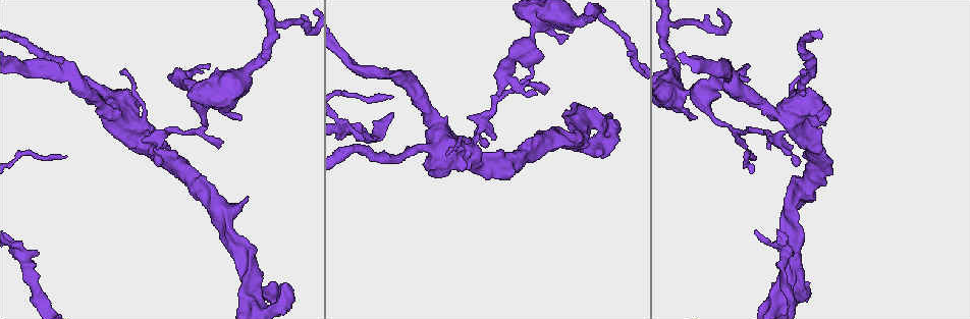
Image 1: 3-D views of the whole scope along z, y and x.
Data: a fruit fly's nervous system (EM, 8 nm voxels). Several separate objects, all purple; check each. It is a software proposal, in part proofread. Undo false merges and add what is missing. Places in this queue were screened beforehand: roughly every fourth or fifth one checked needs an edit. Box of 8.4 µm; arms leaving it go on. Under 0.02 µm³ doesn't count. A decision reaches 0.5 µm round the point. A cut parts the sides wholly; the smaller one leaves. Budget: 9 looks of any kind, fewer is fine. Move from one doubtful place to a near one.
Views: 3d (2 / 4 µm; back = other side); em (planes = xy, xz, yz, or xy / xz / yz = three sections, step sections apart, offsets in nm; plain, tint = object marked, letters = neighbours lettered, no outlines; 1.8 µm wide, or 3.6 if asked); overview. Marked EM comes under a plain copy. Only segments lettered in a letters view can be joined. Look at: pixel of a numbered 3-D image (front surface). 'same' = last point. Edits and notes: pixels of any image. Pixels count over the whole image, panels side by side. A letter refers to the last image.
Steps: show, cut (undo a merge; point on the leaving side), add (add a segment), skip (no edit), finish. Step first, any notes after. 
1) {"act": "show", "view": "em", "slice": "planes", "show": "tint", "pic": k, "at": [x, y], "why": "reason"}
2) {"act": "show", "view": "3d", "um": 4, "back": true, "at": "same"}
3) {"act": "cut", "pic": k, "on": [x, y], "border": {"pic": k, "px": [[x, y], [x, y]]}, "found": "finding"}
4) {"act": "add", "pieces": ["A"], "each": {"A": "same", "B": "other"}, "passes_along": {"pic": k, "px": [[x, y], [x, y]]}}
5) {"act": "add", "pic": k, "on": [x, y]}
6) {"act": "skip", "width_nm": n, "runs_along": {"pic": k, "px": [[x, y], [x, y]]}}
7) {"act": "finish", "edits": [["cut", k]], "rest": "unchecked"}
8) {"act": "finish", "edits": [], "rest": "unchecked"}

{"act": "show", "view": "3d", "um": 2, "pic": 1, "at": [508, 77], "why": "calibre changes"}

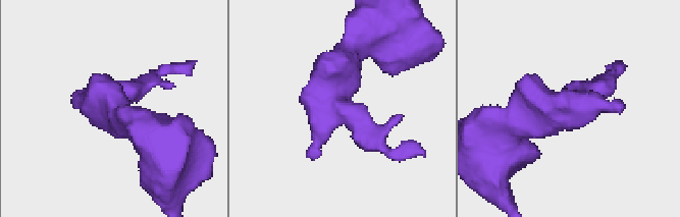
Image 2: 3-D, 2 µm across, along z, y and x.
{"act": "show", "view": "em", "slice": "planes", "show": "letters", "pic": 2, "at": [336, 109], "why": "need the tissue"}

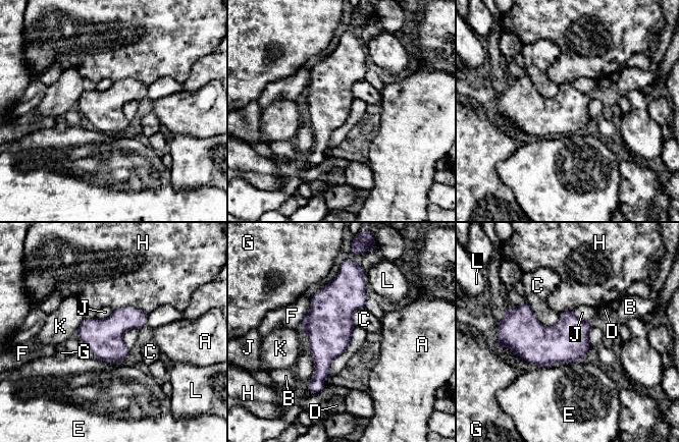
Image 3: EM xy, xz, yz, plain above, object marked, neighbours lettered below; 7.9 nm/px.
{"act": "skip", "width_nm": 280, "each": {"A": "other", "B": "other", "C": "other", "D": "other", "E": "other", "F": "other", "G": "other", "H": "other", "J": "other", "K": "other", "L": "other"}, "border": {"pic": 3, "px": [[526, 300], [543, 325], [557, 322]]}, "found": "one neuron here"}

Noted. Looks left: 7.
{"act": "show", "view": "3d", "um": 4, "pic": 1, "at": [571, 141], "why": "an open end"}

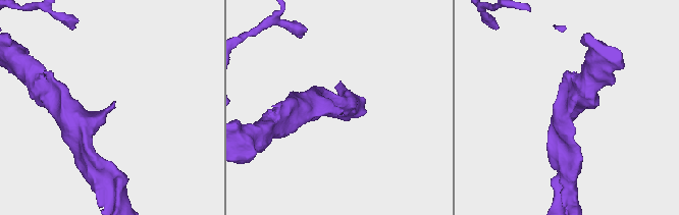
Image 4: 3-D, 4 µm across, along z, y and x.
{"act": "show", "view": "em", "slice": "yz", "step": 4, "show": "tint", "pic": 4, "at": [341, 110], "why": "now the EM"}

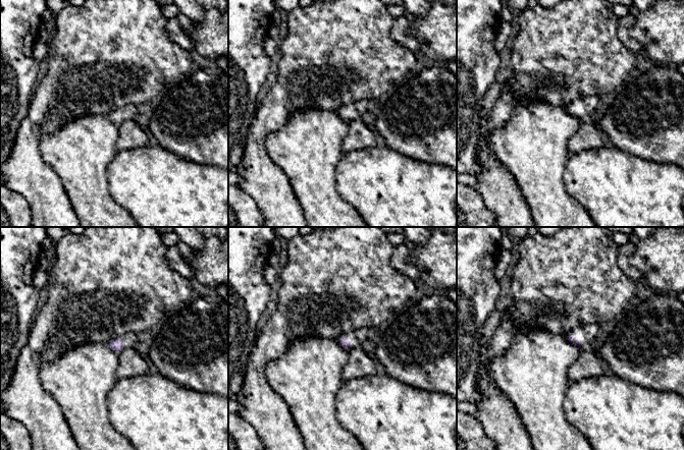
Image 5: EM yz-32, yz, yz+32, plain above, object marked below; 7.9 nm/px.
{"act": "show", "view": "em", "slice": "yz", "step": 4, "show": "letters", "at": "same"}

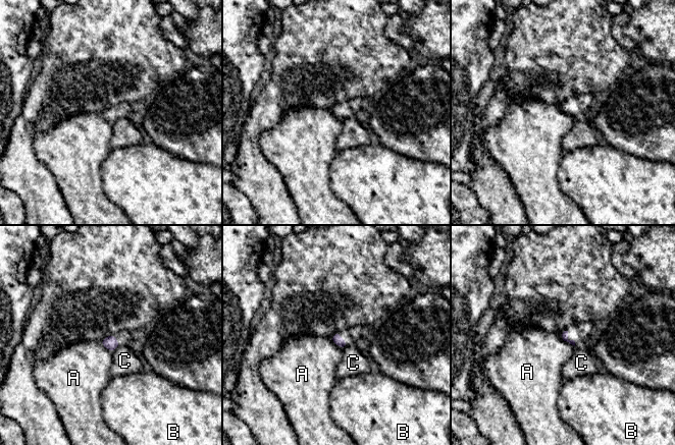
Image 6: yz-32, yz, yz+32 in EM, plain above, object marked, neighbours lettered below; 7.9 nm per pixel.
{"act": "skip", "each": {"A": "other", "B": "other", "C": "other"}, "border": {"pic": 6, "px": [[560, 334], [564, 340], [574, 346]]}, "found": "none of them fits"}

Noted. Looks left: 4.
{"act": "show", "view": "em", "slice": "xy", "step": 16, "show": "tint", "pic": 1, "at": [249, 278], "why": "sharp bend"}

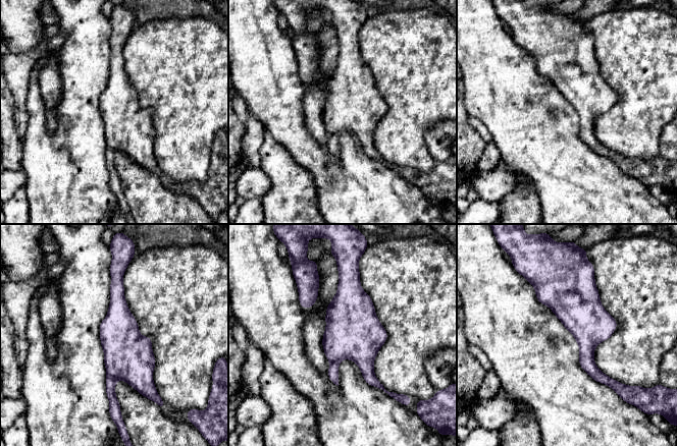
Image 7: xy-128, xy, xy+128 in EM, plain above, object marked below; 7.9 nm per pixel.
{"act": "show", "view": "em", "slice": "xy", "step": 16, "show": "letters", "at": "same", "why": "see the neighbours"}

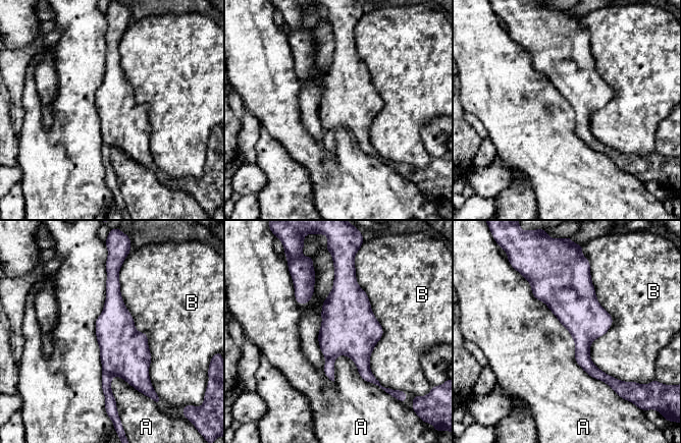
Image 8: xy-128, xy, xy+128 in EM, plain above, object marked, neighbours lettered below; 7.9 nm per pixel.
{"act": "skip", "width_nm": 140, "each": {"A": "other", "B": "other"}, "border": {"pic": 8, "px": [[525, 279], [611, 387]]}, "found": "one neuron here"}

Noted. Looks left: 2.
{"act": "show", "view": "em", "slice": "yz", "step": 4, "show": "tint", "pic": 1, "at": [467, 147], "why": "a fork"}

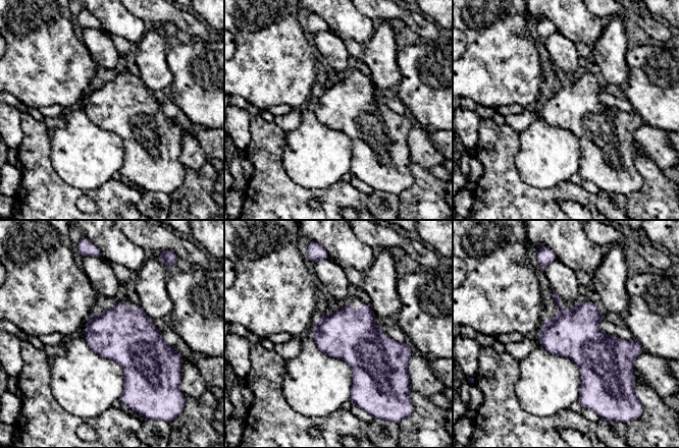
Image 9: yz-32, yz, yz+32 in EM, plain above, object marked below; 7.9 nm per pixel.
{"act": "show", "view": "em", "slice": "yz", "step": 4, "show": "letters", "at": "same"}

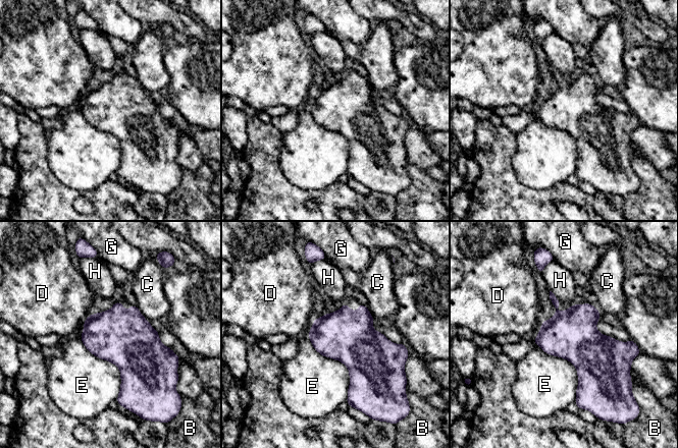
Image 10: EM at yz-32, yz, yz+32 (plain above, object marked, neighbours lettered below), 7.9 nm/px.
{"act": "cut", "pic": 10, "on": [556, 302], "width_nm": 400, "each": {"B": "other", "C": "other", "D": "other", "E": "other", "G": "other", "H": "other"}, "border": {"pic": 10, "px": [[559, 313], [555, 316]]}, "found": "a second neuron is stuck on"}

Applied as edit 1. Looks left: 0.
{"act": "finish", "edits": [["cut", 10]], "rest": "unchecked"}

